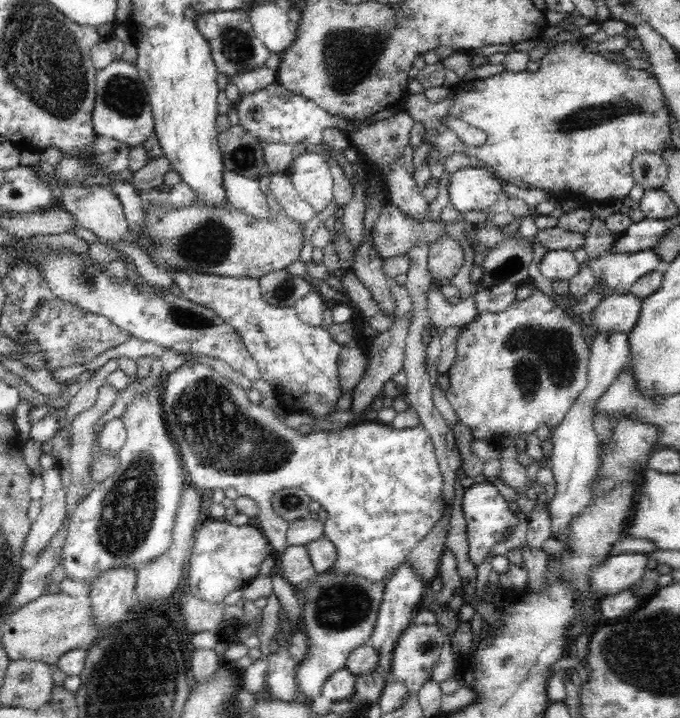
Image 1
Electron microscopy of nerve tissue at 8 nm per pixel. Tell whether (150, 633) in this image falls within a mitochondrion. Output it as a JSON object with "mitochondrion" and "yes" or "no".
{"mitochondrion":"yes"}

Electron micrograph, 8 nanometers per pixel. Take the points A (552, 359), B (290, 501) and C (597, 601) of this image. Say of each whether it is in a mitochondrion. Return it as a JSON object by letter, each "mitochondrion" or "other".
{"A":"mitochondrion","B":"mitochondrion","C":"other"}

